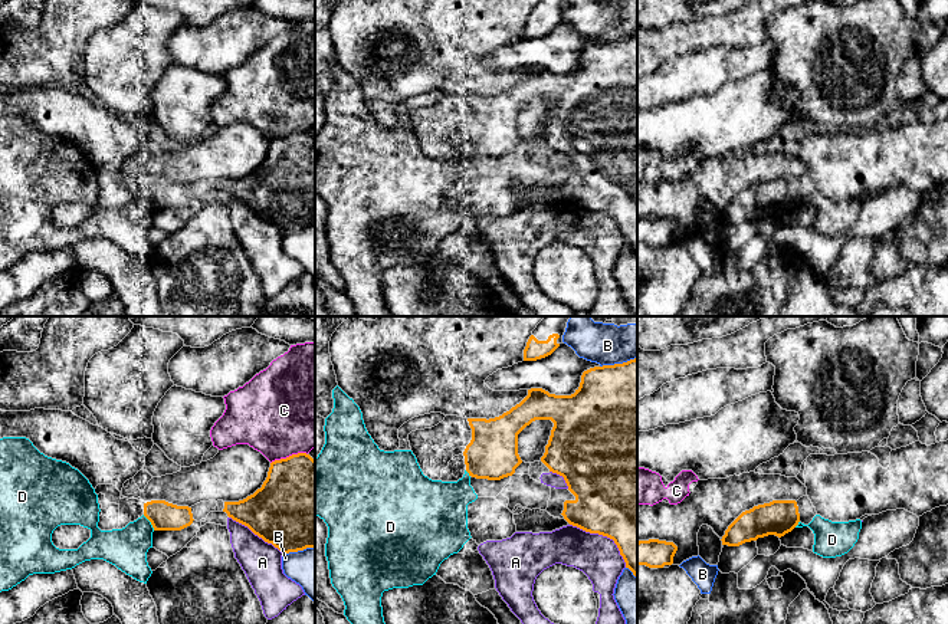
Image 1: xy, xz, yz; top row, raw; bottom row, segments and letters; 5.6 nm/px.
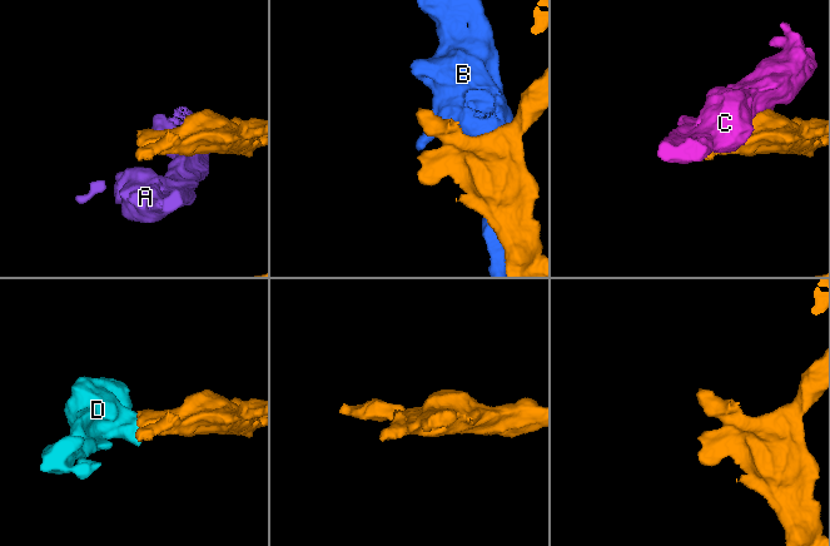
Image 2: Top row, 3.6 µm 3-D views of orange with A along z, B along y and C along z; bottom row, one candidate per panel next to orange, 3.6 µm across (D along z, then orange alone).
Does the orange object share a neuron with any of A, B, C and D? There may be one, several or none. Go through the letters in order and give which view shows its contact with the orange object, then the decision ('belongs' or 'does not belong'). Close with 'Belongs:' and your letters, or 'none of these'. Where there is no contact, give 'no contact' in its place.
A: xz | does not belong
B: xz | does not belong
C: xy | does not belong
D: xy | does not belong
Belongs: none of these

